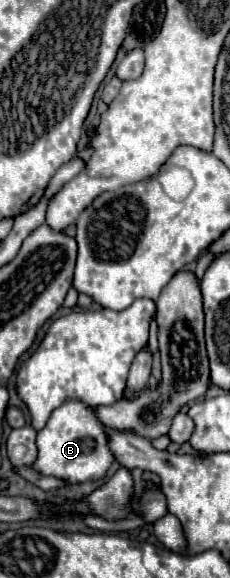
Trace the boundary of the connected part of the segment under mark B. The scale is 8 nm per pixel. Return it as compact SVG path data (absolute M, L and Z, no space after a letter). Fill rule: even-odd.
M74 399L66 401L64 405L52 411L46 427L36 433L38 457L32 467L42 475L62 479L70 485L84 483L84 481L98 481L106 475L108 467L114 461L114 455L108 449L106 431L108 429L94 417L90 405Z

